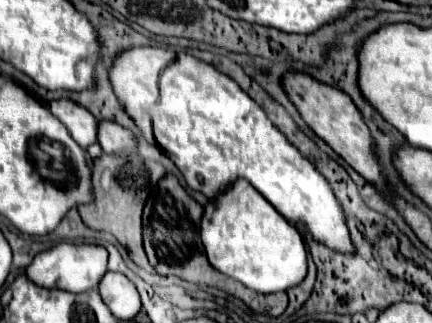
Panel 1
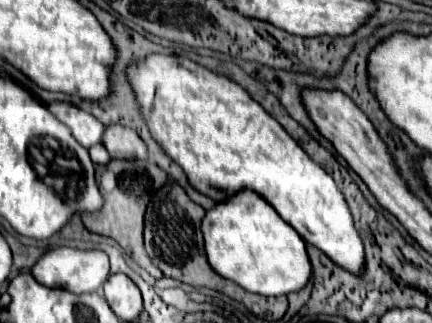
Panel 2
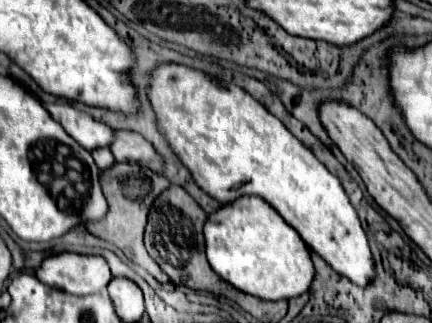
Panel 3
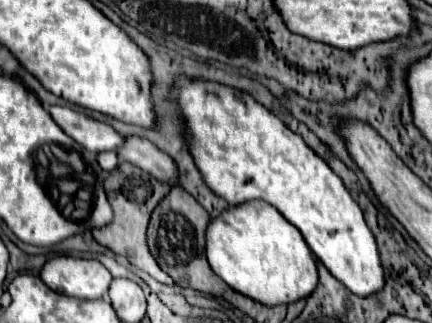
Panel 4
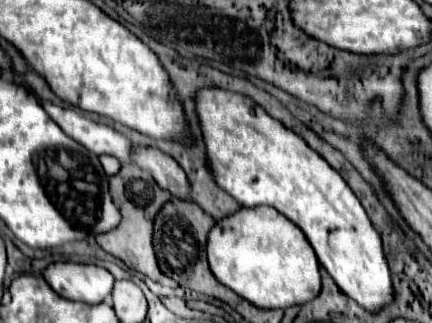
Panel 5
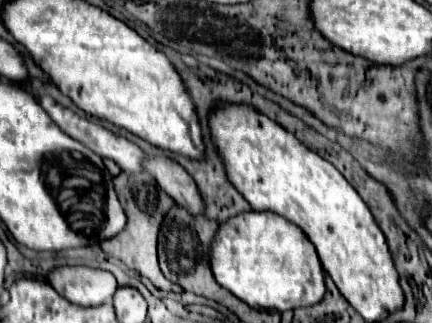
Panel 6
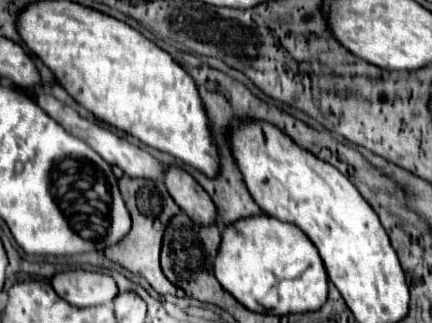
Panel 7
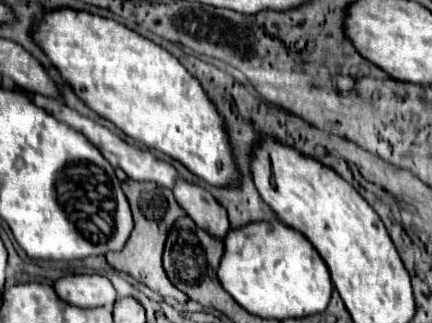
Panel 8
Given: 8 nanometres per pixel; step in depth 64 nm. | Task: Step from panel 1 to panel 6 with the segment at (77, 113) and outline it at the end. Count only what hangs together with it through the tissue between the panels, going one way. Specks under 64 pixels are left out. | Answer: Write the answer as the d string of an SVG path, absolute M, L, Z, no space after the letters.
M42 96L38 102L40 102L40 106L48 112L48 116L52 116L52 120L54 120L68 136L72 136L74 140L80 140L84 146L88 146L88 148L90 148L92 152L96 152L98 156L114 160L114 162L116 162L124 172L128 172L128 174L136 174L136 172L142 172L142 170L144 170L144 168L142 168L142 162L144 162L148 156L146 156L134 142L130 142L130 140L126 140L126 138L122 138L122 136L116 136L114 132L110 132L108 128L104 128L104 126L100 126L100 124L92 122L92 120L80 118L80 116L74 114L72 110L56 104L50 96Z

